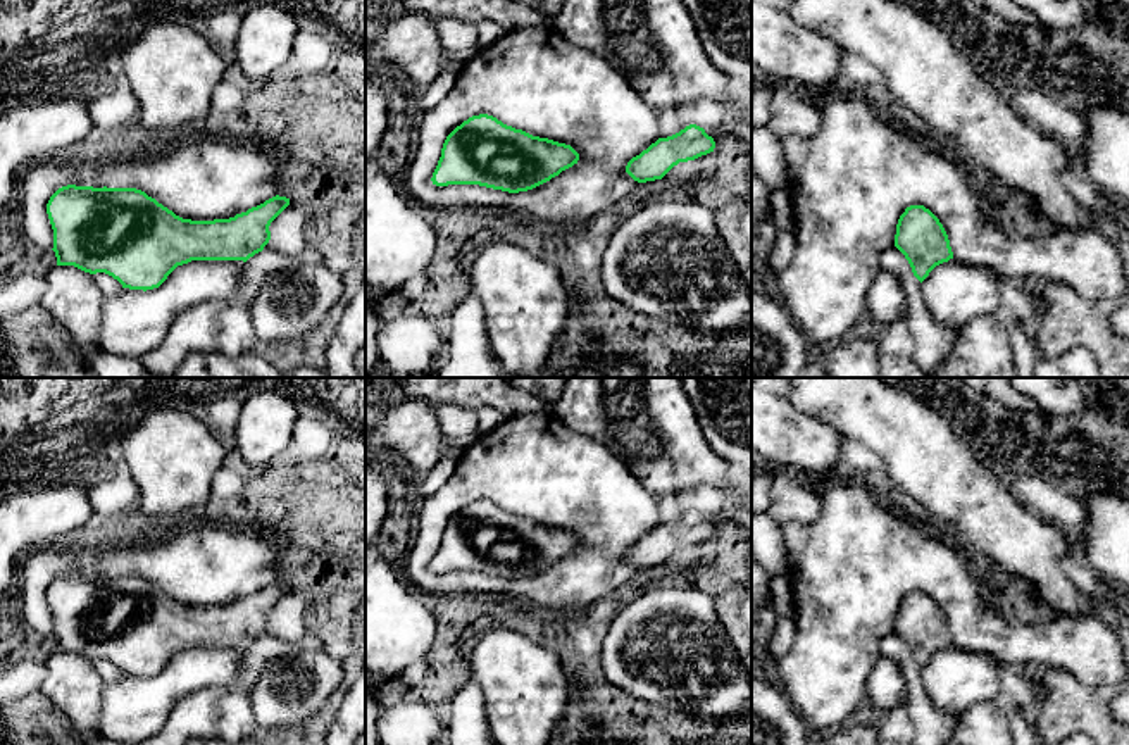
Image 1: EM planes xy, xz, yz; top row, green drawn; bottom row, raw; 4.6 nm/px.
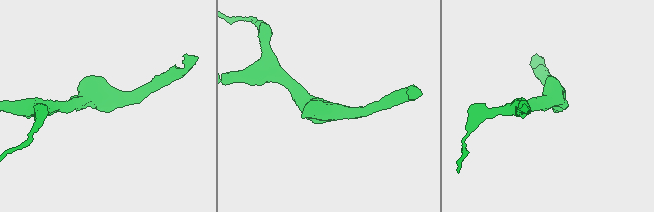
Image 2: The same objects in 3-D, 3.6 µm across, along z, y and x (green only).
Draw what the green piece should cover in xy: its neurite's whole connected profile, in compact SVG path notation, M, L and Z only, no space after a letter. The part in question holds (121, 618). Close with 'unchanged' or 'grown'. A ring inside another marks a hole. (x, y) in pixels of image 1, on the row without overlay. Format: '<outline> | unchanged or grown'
M67 571L50 583L47 600L57 652L74 652L90 660L105 659L122 674L147 678L159 674L178 652L191 647L246 648L269 629L269 612L288 592L290 585L276 581L229 605L191 607L136 574Z | unchanged

